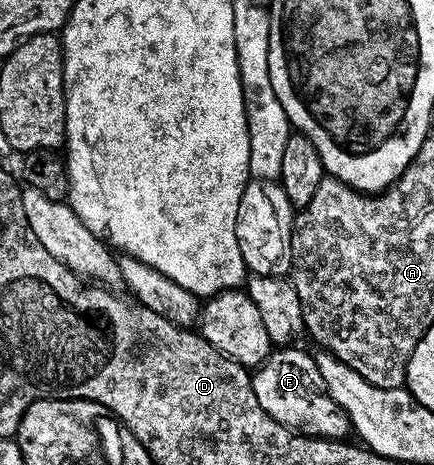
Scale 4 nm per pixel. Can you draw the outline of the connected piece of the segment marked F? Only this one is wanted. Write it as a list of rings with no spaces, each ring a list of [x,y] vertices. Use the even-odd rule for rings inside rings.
[[[274,348],[269,356],[252,370],[253,394],[259,399],[259,407],[263,407],[263,411],[267,411],[271,419],[275,419],[280,425],[286,425],[294,433],[307,437],[348,438],[351,433],[349,417],[335,403],[335,399],[331,399],[331,395],[325,391],[323,375],[319,375],[319,367],[314,354],[304,353],[303,350],[297,348]]]

